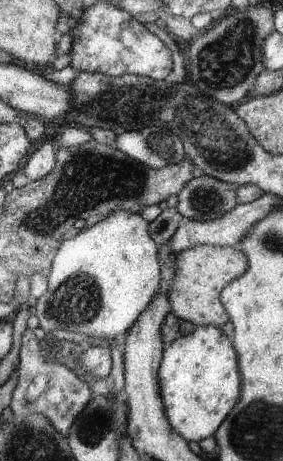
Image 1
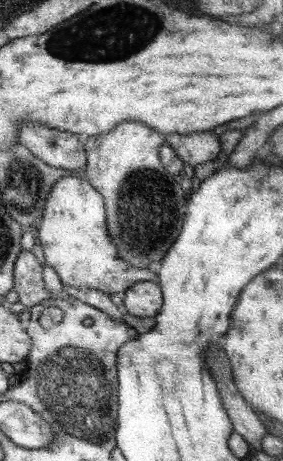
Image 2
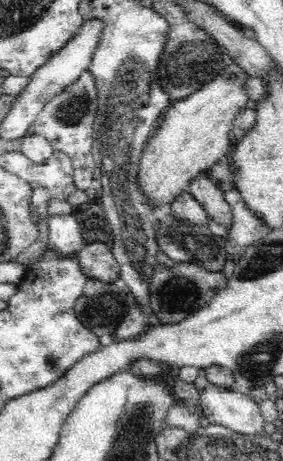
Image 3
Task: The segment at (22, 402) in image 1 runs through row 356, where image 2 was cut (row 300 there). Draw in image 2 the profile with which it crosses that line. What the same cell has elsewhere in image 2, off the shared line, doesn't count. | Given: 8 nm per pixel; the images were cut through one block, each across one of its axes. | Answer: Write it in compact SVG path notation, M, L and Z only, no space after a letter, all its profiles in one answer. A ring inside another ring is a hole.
M31 252L19 254L15 268L13 268L13 276L15 276L13 290L19 296L17 302L23 308L33 308L49 298L49 292L45 290L45 284L41 278L41 270L43 266L35 260Z

